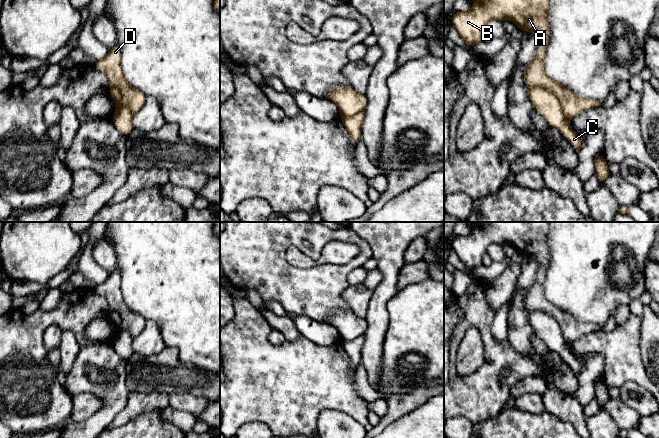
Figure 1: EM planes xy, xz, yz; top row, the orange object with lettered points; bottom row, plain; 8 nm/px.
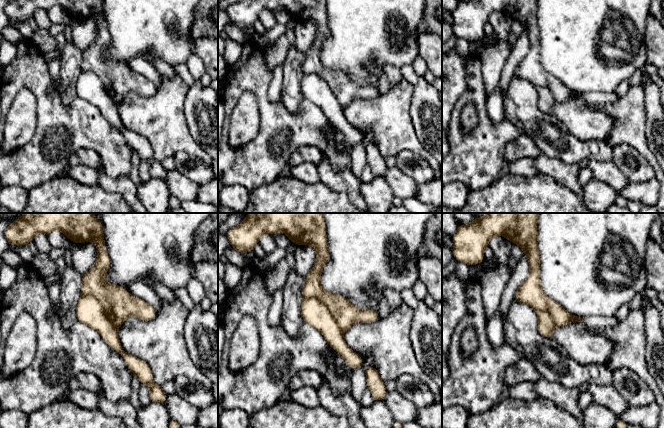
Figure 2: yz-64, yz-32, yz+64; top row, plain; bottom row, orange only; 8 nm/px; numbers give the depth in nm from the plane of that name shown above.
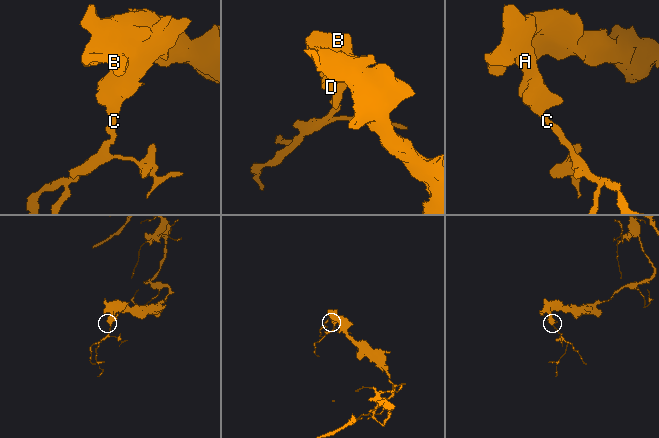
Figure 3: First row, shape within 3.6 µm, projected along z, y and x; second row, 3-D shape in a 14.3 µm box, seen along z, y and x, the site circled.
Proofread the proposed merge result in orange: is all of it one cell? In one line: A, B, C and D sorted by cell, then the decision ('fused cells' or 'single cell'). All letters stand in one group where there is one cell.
A B D / C; fused cells

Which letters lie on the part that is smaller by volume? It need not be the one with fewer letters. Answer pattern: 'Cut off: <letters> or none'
Cut off: C

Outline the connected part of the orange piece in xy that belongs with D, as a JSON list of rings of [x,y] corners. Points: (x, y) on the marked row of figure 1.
[[[117,44],[110,48],[108,55],[95,61],[94,67],[103,72],[109,81],[109,95],[117,106],[127,106],[136,113],[145,103],[146,95],[129,85],[121,69],[121,51]]]

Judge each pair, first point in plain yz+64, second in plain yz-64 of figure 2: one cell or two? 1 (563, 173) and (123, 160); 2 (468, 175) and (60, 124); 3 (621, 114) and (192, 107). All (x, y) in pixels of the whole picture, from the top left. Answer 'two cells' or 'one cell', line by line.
1: two cells
2: one cell
3: two cells

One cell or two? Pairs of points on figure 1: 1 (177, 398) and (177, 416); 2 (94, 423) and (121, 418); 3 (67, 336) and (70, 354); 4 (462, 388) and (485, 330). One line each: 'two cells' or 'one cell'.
1: two cells
2: two cells
3: one cell
4: one cell

